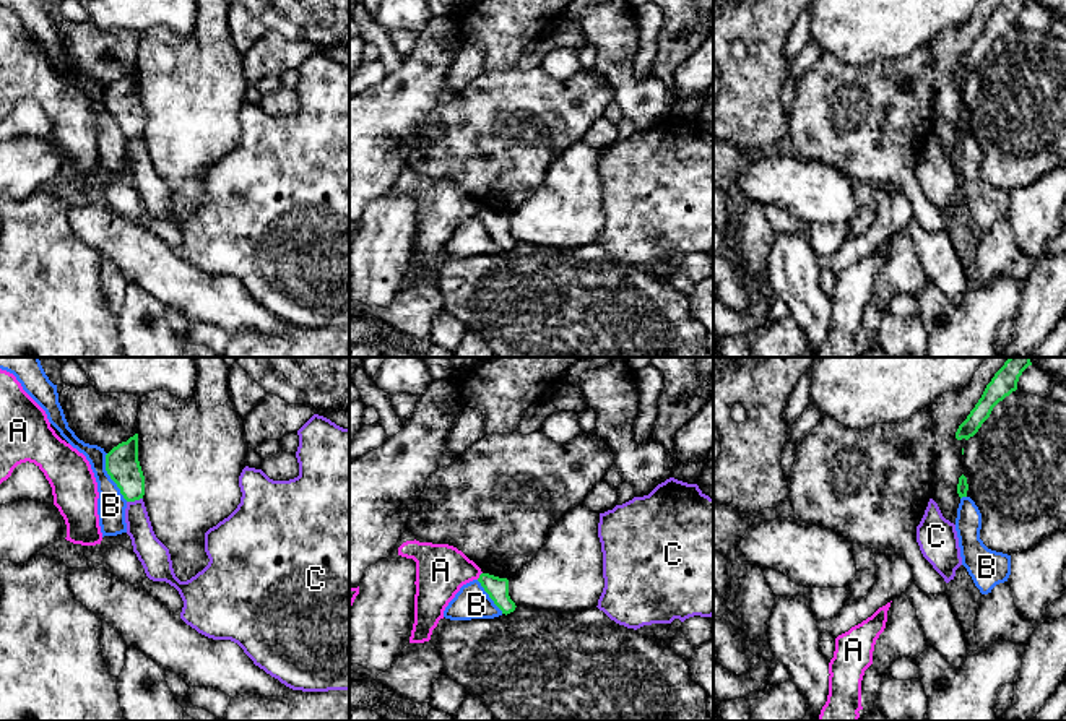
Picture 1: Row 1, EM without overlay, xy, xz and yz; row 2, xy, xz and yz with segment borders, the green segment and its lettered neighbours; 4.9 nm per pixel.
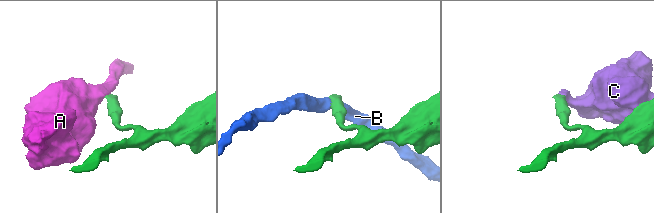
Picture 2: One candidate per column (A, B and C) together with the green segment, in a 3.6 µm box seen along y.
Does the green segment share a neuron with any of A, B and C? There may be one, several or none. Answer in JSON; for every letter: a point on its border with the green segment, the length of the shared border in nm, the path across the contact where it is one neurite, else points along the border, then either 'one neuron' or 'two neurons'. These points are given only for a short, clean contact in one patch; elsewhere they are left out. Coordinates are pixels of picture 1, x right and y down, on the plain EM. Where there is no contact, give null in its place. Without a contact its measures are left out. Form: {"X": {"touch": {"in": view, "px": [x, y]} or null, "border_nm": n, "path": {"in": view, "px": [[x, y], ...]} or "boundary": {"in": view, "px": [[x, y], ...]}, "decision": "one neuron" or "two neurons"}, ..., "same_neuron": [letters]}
{"A": {"touch": {"in": "xz", "px": [480, 211]}, "border_nm": 50, "boundary": {"in": "xz", "px": [[481, 208], [476, 215]]}, "decision": "two neurons"}, "B": {"touch": {"in": "xy", "px": [111, 114]}, "border_nm": 260, "decision": "two neurons"}, "C": {"touch": {"in": "xy", "px": [134, 137]}, "border_nm": 80, "boundary": {"in": "xy", "px": [[142, 133], [127, 138]]}, "decision": "two neurons"}, "same_neuron": []}

